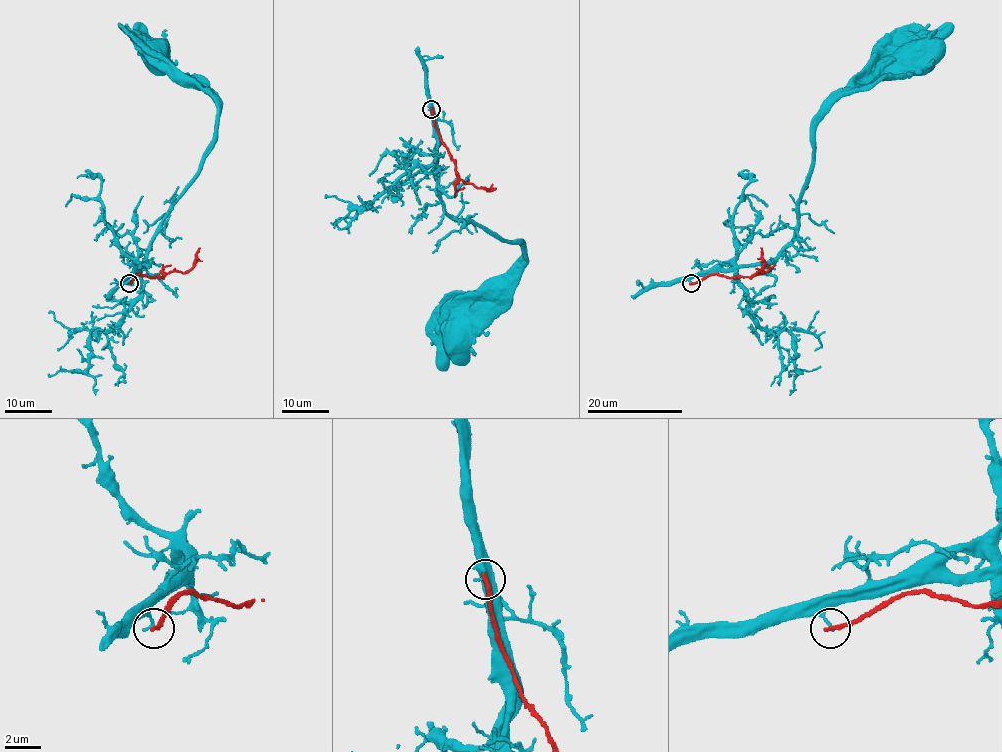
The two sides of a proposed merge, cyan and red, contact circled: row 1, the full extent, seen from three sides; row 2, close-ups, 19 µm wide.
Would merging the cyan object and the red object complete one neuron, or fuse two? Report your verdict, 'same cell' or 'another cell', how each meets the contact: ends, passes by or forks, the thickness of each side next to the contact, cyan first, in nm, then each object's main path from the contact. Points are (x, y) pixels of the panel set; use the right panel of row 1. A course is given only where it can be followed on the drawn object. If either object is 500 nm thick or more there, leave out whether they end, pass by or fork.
another cell | cyan ends | red ends | 190/280 nm | cyan via (691, 283), (691, 277), (766, 264), (789, 243), (812, 169), (815, 116), (912, 55) | red via (691, 283), (717, 274), (752, 277), (762, 271), (761, 247)

